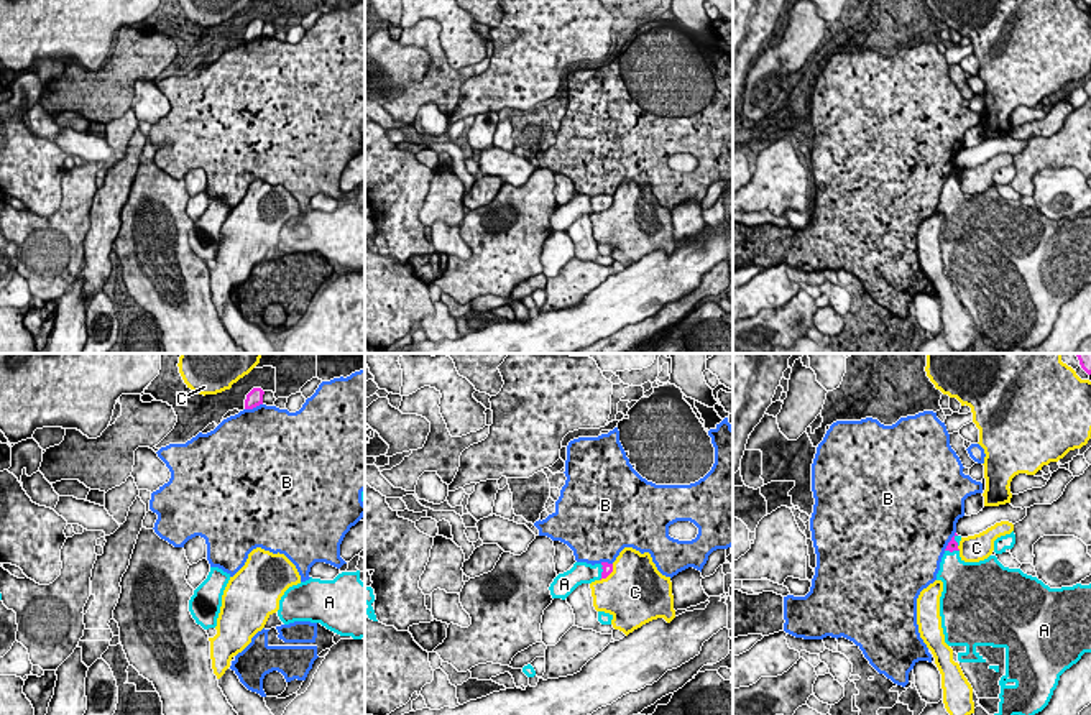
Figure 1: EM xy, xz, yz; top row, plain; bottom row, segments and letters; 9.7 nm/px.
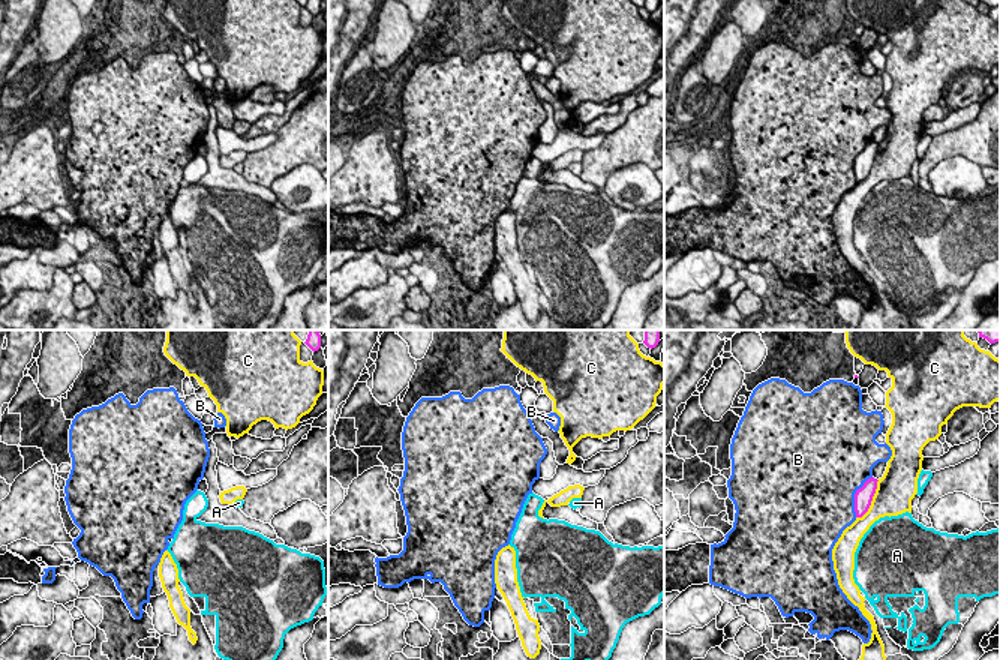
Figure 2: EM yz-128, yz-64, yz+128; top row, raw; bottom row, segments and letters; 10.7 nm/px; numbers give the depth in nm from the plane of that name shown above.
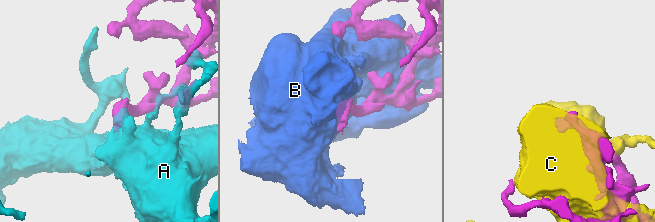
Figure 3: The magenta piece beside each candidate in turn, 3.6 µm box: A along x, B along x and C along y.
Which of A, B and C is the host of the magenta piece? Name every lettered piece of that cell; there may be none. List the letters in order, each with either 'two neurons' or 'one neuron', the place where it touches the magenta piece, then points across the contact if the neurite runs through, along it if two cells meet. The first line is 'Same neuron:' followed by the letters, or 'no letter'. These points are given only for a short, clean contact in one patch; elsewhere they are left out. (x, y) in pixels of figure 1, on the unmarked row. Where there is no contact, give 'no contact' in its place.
Same neuron: A
A: one neuron; contact xz (602, 204)
B: two neurons; contact xy (253, 38)
C: two neurons; contact xz (608, 206)

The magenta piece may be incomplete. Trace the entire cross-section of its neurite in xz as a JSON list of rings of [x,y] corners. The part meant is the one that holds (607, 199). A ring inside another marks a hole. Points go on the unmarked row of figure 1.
[[[575,194],[573,199],[564,205],[559,205],[550,215],[549,222],[552,230],[565,232],[578,217],[592,215],[600,210],[606,210],[613,204],[613,196],[587,196]]]

